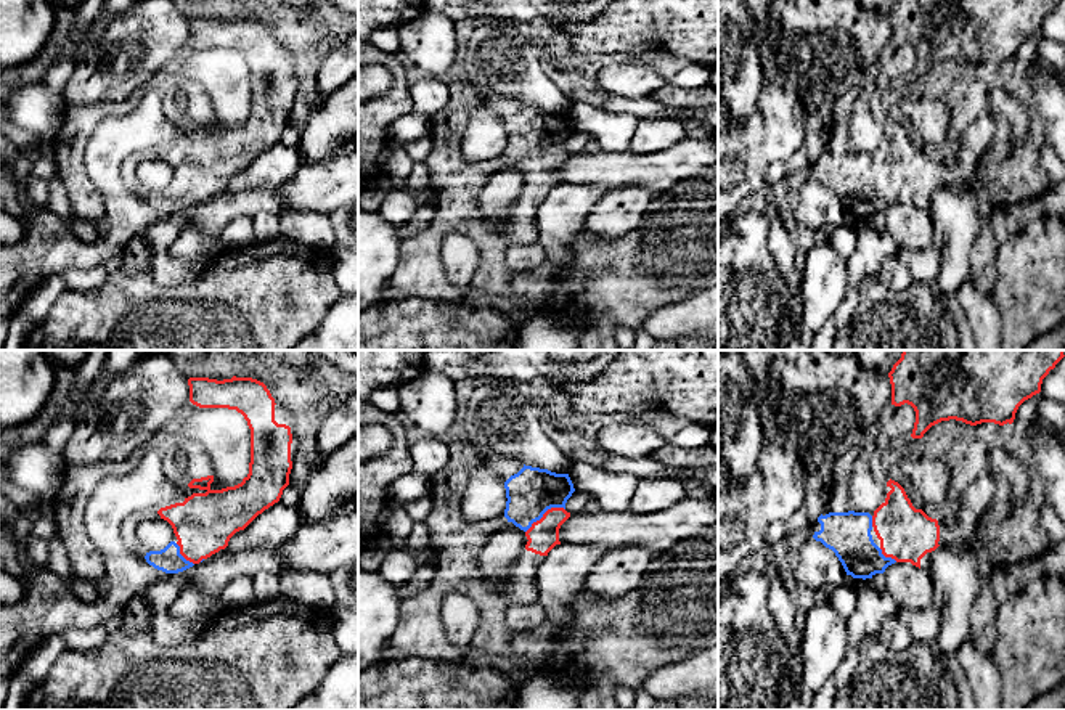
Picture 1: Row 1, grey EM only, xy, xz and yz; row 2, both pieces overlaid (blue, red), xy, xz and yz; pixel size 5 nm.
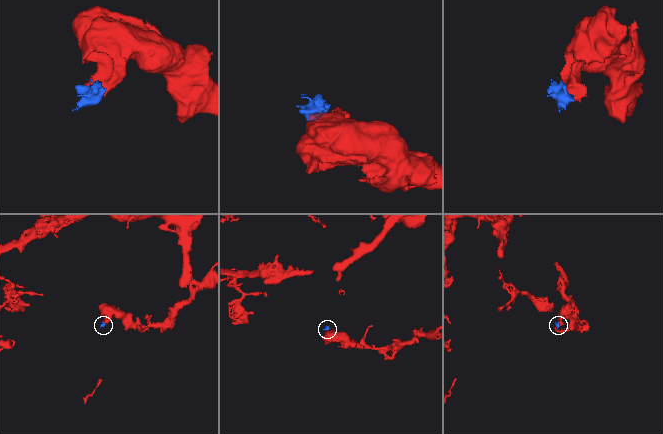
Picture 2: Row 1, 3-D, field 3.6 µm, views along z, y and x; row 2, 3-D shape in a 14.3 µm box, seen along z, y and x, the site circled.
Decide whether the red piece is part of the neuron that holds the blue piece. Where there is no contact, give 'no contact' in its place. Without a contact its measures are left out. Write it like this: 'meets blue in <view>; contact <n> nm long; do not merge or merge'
meets blue in xz; contact 240 nm long; merge

